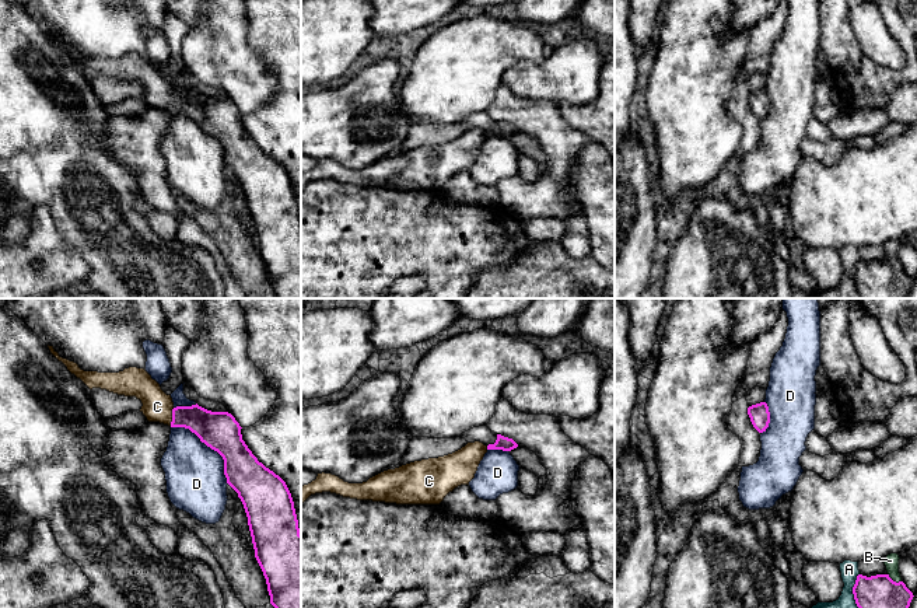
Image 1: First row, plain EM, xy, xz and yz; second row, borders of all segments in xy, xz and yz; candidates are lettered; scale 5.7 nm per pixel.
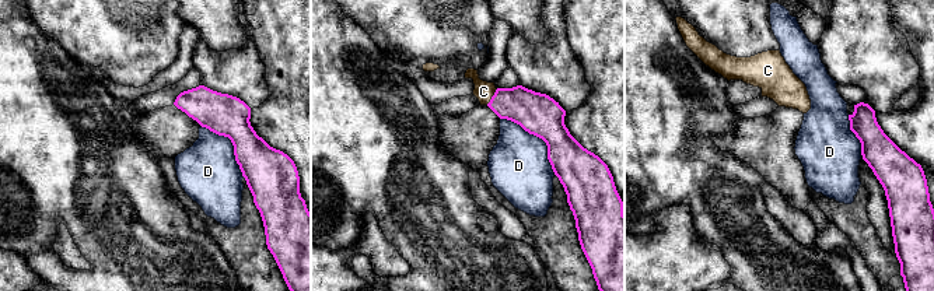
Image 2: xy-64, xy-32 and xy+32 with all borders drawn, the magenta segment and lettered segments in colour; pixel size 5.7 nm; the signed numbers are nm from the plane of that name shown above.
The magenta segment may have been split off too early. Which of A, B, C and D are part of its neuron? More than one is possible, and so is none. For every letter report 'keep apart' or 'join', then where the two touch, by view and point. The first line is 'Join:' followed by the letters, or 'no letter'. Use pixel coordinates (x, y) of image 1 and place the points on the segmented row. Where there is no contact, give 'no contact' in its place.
Join: C
A: keep apart | yz (853, 590)
B: keep apart | yz (892, 580)
C: join | xy (172, 416)
D: keep apart | xy (210, 447)

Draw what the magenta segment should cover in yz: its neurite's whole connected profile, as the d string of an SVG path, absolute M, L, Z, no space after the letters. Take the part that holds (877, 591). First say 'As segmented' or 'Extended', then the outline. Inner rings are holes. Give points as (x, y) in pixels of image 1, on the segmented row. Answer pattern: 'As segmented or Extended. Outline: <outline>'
As segmented. Outline: M858 574L853 594L858 608L909 608L914 597L903 581L893 581L889 574Z

